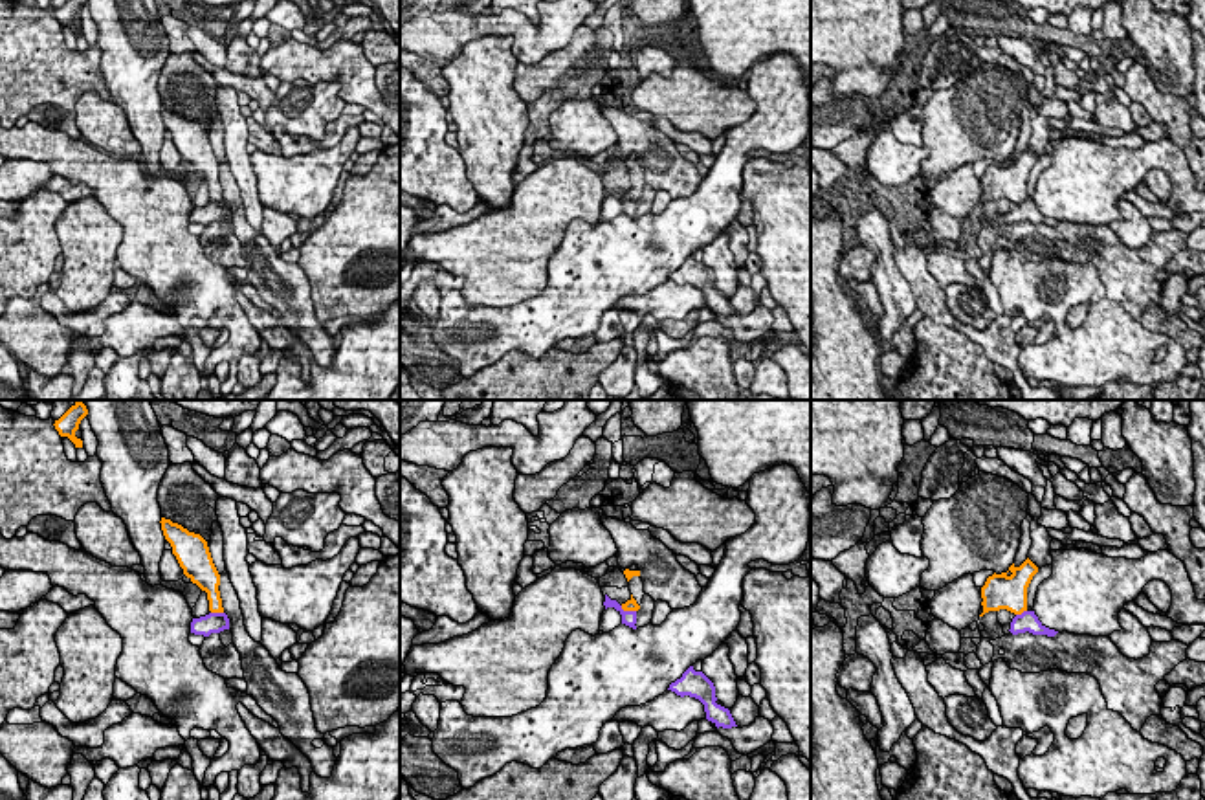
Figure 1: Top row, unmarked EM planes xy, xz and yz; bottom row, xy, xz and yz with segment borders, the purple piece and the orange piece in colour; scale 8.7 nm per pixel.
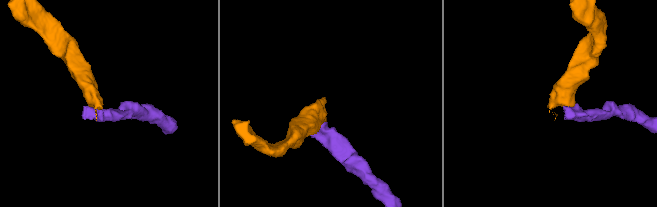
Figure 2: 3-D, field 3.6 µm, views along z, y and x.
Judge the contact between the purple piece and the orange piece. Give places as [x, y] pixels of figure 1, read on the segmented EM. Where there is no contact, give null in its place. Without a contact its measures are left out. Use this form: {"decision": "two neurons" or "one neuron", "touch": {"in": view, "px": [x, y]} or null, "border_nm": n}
{"decision": "two neurons", "touch": {"in": "xy", "px": [217, 613]}, "border_nm": 110}

